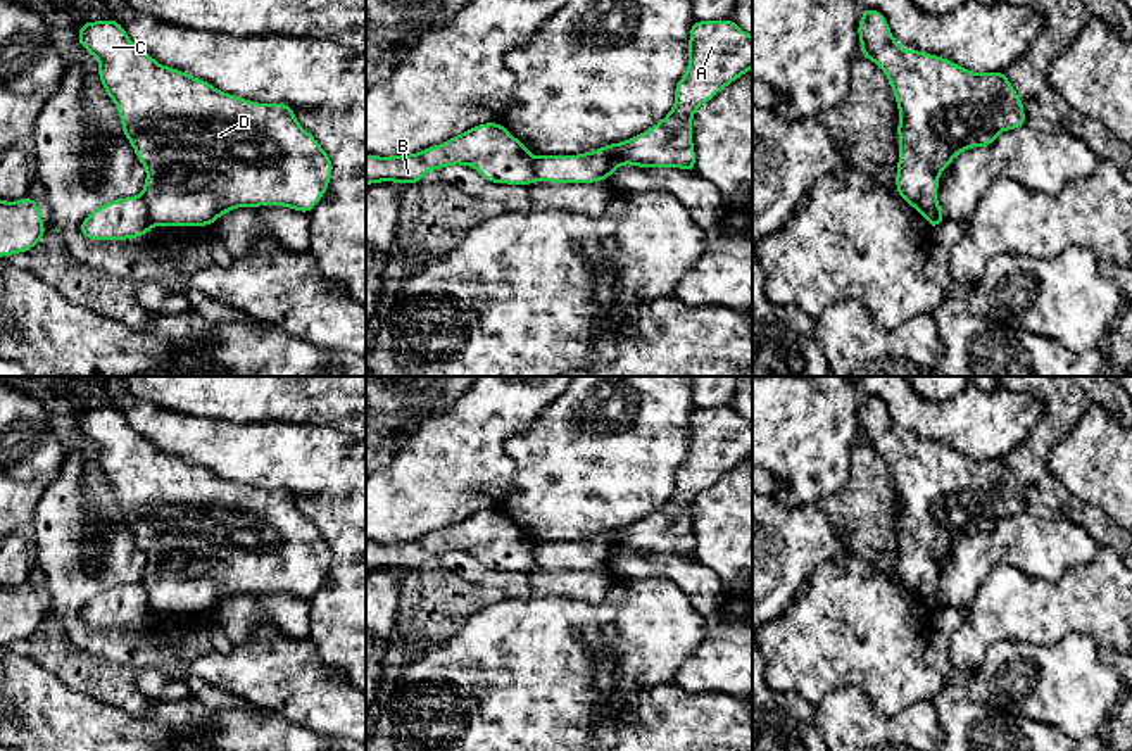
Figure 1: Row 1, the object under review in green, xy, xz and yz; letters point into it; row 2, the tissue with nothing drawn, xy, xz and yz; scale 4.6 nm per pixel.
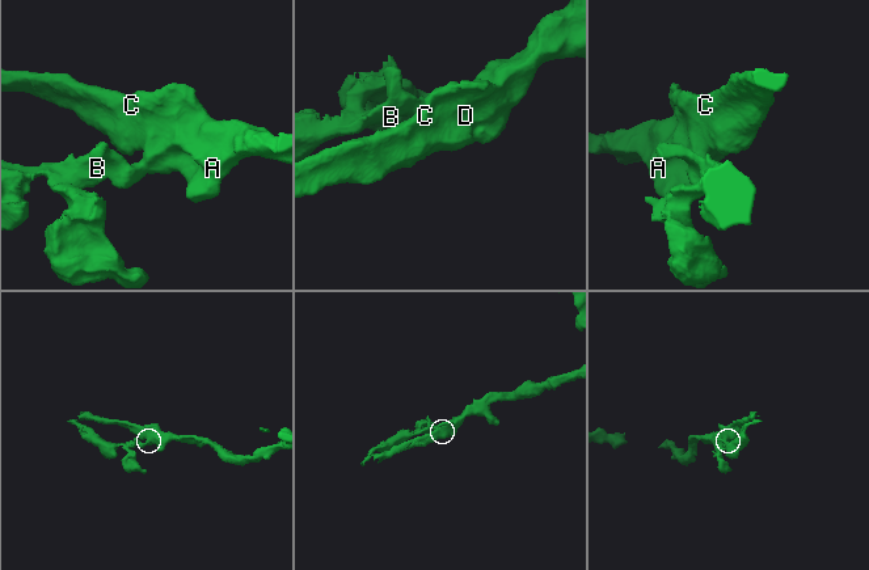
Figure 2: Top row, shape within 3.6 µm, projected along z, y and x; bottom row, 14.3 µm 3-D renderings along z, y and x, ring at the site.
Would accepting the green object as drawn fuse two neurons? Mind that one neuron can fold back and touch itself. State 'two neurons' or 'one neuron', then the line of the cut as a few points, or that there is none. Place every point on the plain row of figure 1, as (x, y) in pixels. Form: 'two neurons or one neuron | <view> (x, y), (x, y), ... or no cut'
two neurons | xy (140, 582), (152, 612)

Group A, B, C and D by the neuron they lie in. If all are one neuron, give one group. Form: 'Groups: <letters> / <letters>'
Groups: A C D / B

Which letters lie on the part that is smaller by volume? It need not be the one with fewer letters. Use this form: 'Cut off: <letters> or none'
Cut off: B

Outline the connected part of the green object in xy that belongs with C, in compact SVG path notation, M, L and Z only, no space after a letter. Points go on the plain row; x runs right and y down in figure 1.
M114 407L83 409L79 432L98 447L98 464L112 485L138 547L147 556L142 584L148 592L152 613L209 613L235 594L283 592L311 599L324 582L333 551L316 525L297 508L288 490L264 492L223 480L211 470L183 458L166 454L136 433L124 414Z

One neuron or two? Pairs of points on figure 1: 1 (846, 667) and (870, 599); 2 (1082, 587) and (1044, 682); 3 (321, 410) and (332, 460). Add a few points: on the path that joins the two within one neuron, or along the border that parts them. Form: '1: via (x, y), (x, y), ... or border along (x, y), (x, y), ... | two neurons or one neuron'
1: via (846, 650), (846, 632), (851, 627), (853, 617) | one neuron
2: border along (1022, 643), (1053, 644), (1087, 632), (1100, 650) | two neurons
3: border along (285, 420), (327, 423), (347, 435) | two neurons

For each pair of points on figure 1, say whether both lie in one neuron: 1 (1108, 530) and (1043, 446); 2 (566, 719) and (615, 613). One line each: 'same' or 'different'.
1: same
2: same

